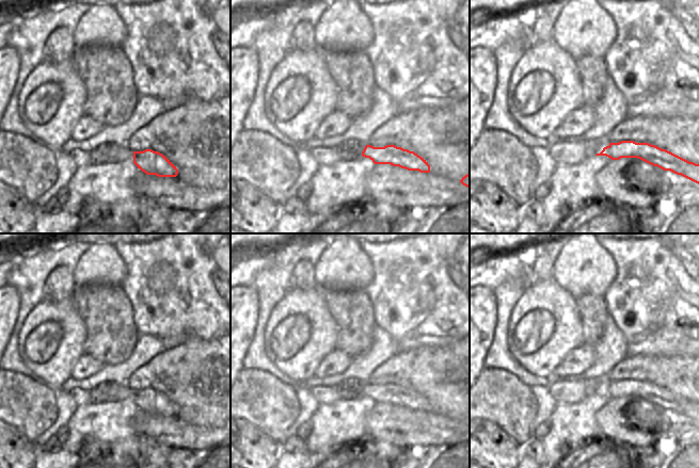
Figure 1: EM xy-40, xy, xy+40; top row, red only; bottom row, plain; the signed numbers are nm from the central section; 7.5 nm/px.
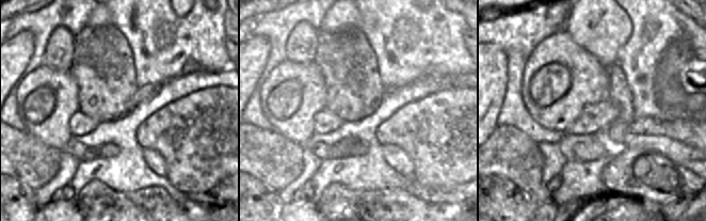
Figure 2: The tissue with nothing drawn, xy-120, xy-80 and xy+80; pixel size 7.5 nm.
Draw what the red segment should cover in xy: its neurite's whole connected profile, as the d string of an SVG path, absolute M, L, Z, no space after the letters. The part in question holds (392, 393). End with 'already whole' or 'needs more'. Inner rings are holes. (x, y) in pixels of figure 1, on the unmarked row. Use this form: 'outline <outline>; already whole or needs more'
outline M348 380L338 385L338 393L340 399L346 401L356 399L363 394L369 397L375 403L391 403L408 409L430 411L430 404L424 397L414 390L395 384L374 386L359 380Z; needs more

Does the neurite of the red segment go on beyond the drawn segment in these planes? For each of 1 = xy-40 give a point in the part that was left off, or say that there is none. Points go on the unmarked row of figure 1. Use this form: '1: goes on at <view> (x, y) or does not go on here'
1: does not go on here

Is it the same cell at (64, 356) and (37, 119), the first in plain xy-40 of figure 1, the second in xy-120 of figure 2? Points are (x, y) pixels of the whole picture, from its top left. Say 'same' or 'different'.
same

